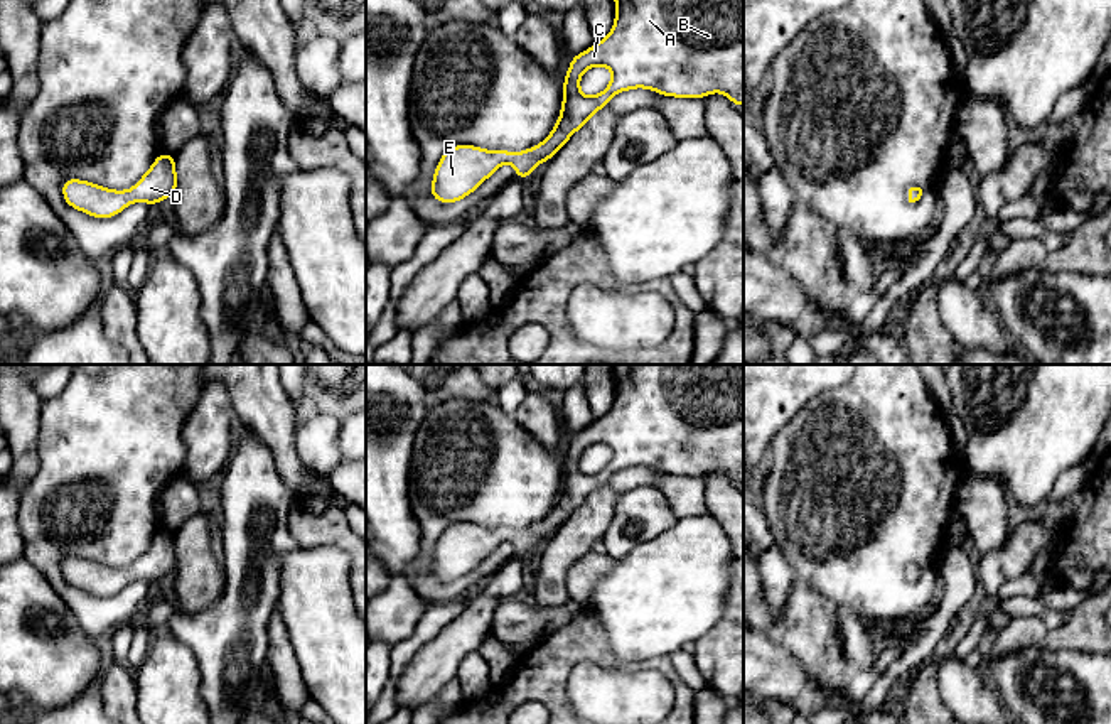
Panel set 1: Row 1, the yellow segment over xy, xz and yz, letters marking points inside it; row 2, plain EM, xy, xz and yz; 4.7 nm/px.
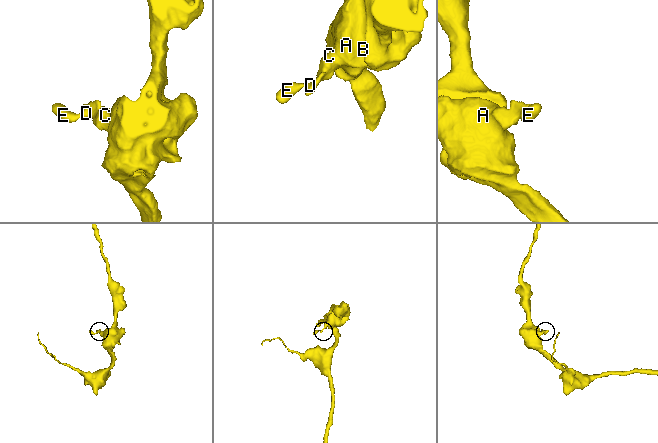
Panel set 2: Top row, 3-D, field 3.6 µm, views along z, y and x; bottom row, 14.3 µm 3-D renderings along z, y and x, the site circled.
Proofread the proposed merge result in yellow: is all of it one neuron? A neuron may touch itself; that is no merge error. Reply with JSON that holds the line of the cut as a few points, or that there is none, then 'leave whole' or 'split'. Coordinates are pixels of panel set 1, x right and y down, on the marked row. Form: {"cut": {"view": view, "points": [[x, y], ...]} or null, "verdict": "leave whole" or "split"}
{"cut": null, "verdict": "leave whole"}

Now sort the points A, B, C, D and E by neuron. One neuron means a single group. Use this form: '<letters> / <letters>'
A B C D E

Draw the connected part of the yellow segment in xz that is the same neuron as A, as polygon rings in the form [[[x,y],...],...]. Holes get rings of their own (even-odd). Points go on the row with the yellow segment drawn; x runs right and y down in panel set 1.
[[[615,0],[615,20],[609,35],[570,61],[563,81],[561,111],[551,133],[523,152],[486,150],[475,145],[454,145],[438,160],[430,194],[452,204],[472,194],[502,164],[509,162],[519,181],[568,142],[593,113],[609,106],[614,95],[636,88],[663,96],[706,98],[718,91],[735,106],[743,106],[743,0]],[[605,66],[612,71],[609,86],[595,96],[580,91],[582,74]]]

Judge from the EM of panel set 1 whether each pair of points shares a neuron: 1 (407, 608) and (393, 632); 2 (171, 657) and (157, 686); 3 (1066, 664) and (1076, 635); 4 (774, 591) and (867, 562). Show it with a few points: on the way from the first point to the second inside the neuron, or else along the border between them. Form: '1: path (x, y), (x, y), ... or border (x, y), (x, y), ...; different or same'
1: path (402, 613), (393, 621), (393, 626); same
2: path (171, 664), (171, 672), (164, 679); same
3: border (1041, 645), (1051, 650), (1093, 653); different
4: border (776, 542), (794, 578); different

